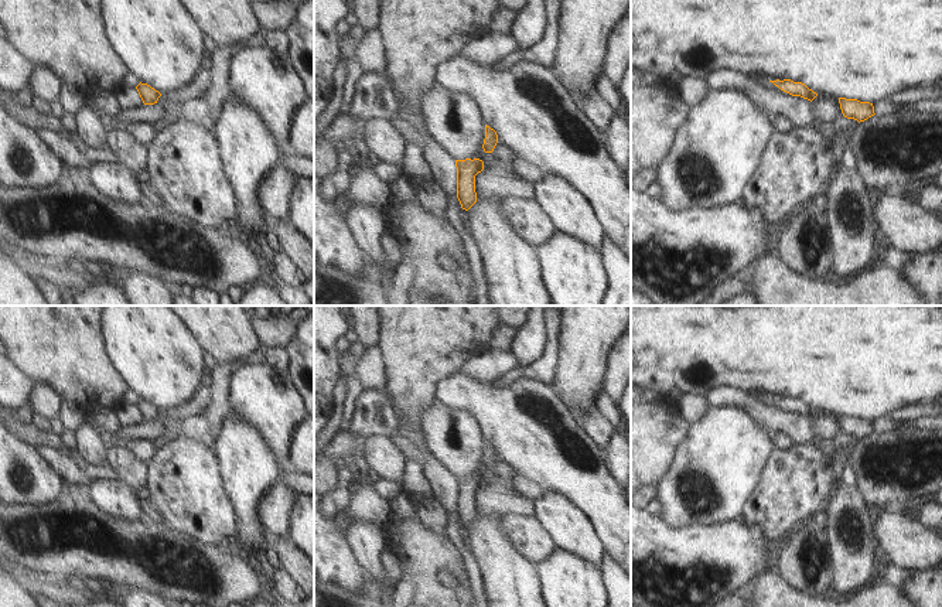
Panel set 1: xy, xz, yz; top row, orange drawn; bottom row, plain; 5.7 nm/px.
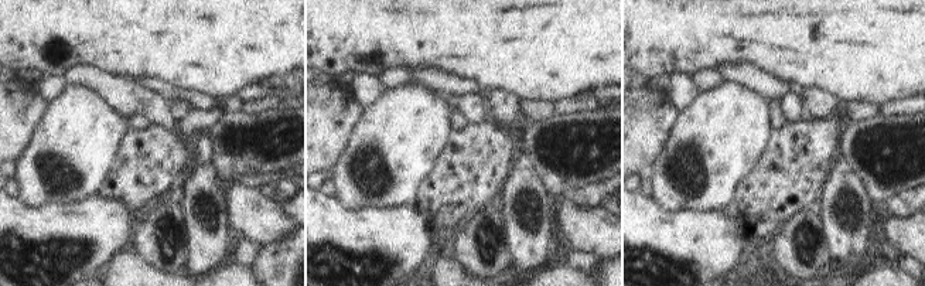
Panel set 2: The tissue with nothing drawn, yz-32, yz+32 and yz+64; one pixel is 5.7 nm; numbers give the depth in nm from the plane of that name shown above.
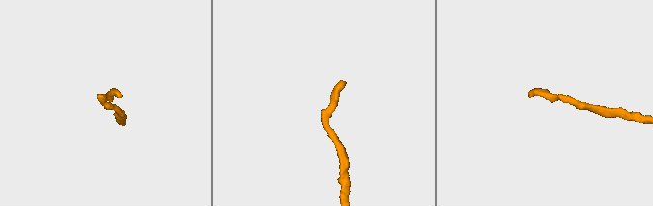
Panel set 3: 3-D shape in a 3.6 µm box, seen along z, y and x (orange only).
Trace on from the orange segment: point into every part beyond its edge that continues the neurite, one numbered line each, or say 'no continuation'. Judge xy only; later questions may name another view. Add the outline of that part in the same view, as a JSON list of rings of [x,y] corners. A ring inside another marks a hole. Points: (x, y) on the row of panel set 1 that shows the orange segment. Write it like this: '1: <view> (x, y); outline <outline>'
no continuation

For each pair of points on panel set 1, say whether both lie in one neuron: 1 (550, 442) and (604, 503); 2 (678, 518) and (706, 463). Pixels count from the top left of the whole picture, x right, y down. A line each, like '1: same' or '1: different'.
1: same
2: same

